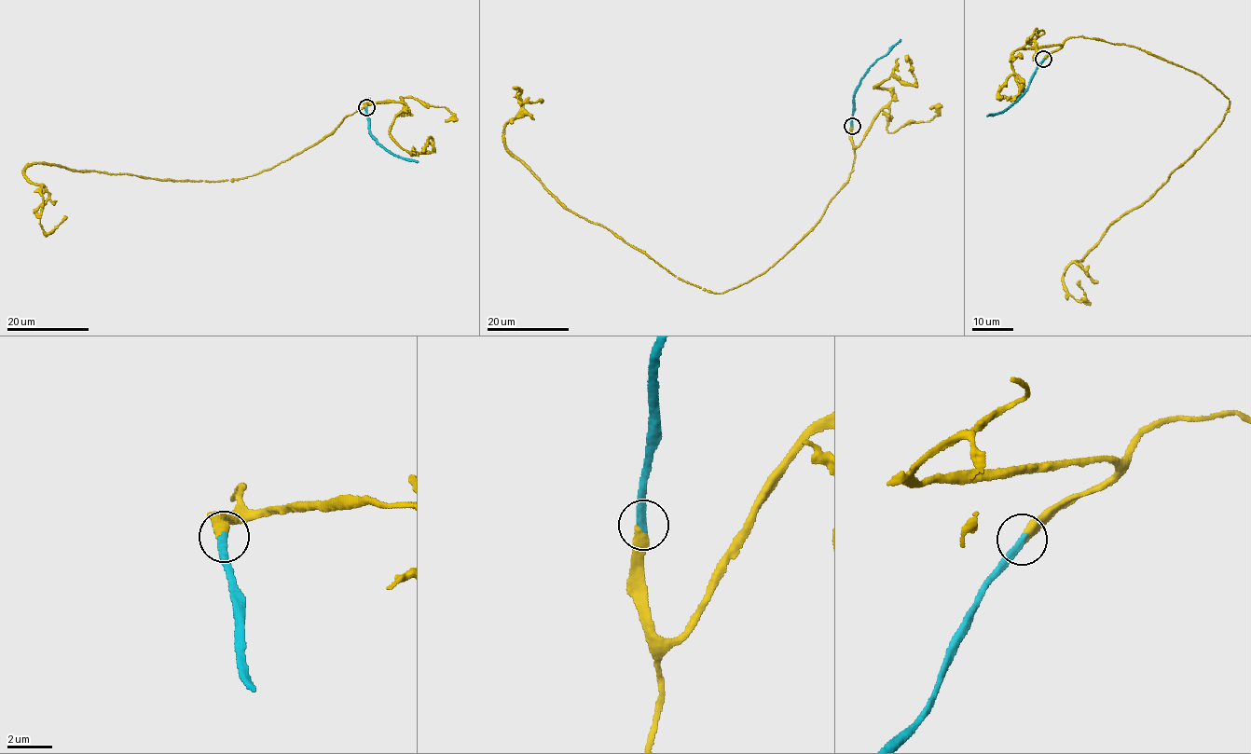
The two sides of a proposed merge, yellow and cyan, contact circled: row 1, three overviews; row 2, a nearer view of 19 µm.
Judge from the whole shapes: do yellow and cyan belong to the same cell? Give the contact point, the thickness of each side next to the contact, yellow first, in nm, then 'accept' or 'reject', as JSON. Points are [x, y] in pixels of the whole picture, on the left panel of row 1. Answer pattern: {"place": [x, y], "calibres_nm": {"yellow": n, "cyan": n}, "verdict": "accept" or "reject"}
{"place": [366, 107], "calibres_nm": {"yellow": 440, "cyan": 360}, "verdict": "accept"}

